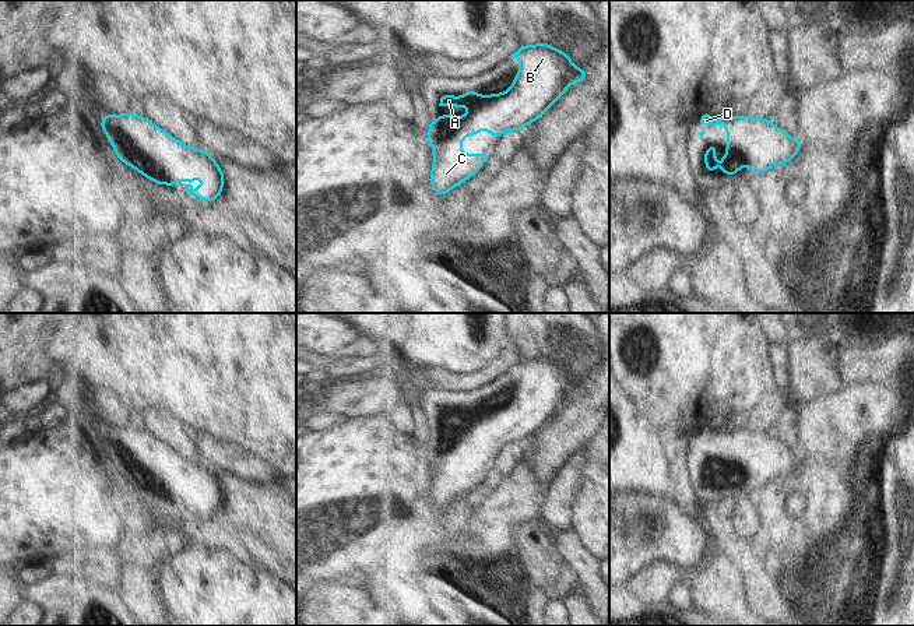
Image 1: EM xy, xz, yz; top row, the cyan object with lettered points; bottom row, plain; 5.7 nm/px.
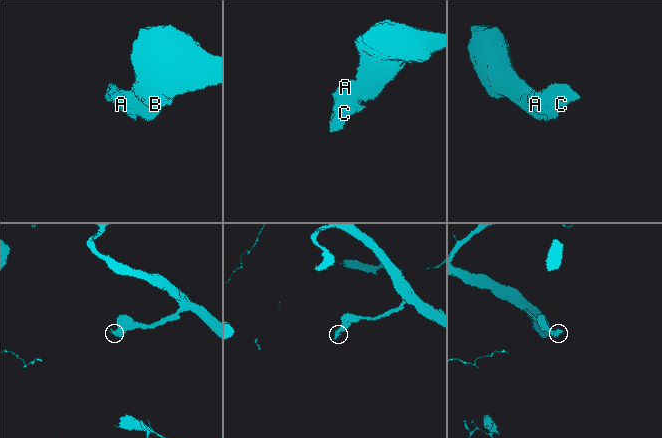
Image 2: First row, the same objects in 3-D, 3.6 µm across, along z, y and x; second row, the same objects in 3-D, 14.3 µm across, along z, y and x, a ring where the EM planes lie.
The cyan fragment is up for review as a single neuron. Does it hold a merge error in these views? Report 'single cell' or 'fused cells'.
single cell

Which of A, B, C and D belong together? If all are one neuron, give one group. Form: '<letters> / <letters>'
A B C D

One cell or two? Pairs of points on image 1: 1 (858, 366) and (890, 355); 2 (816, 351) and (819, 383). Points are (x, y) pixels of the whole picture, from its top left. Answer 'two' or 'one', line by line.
1: one
2: one

